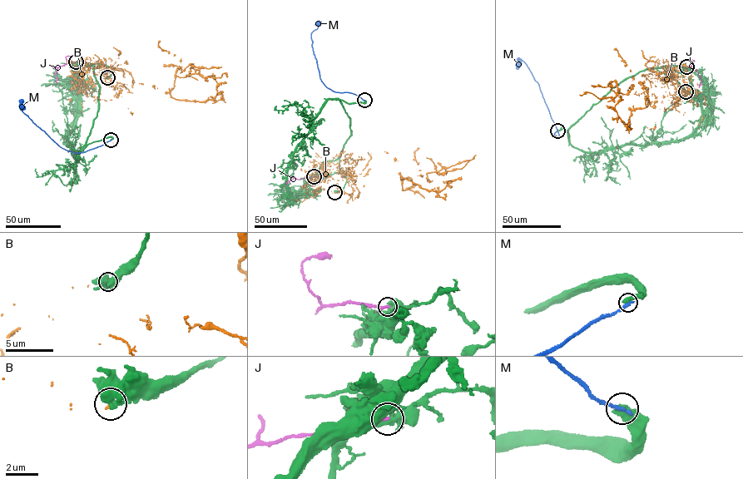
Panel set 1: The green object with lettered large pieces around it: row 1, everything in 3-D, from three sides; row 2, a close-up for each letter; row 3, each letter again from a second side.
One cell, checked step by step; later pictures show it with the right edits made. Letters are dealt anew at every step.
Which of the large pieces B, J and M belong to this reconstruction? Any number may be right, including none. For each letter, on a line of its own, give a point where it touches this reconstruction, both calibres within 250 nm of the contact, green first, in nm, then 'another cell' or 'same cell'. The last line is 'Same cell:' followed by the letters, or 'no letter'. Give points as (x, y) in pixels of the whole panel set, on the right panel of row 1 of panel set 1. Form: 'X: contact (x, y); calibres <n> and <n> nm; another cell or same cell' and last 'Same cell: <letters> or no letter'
B: contact (686, 91); calibres 800 and 130 nm; another cell
J: contact (686, 66); calibres 400 and 240 nm; another cell
M: contact (557, 130); calibres 500 and 280 nm; another cell
Same cell: no letter

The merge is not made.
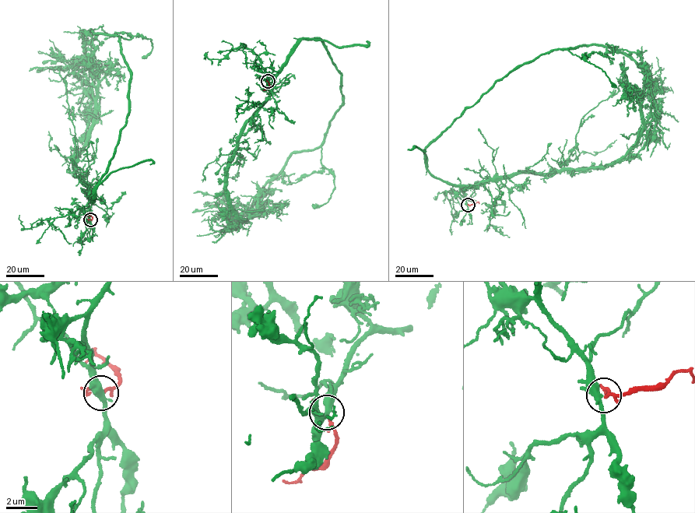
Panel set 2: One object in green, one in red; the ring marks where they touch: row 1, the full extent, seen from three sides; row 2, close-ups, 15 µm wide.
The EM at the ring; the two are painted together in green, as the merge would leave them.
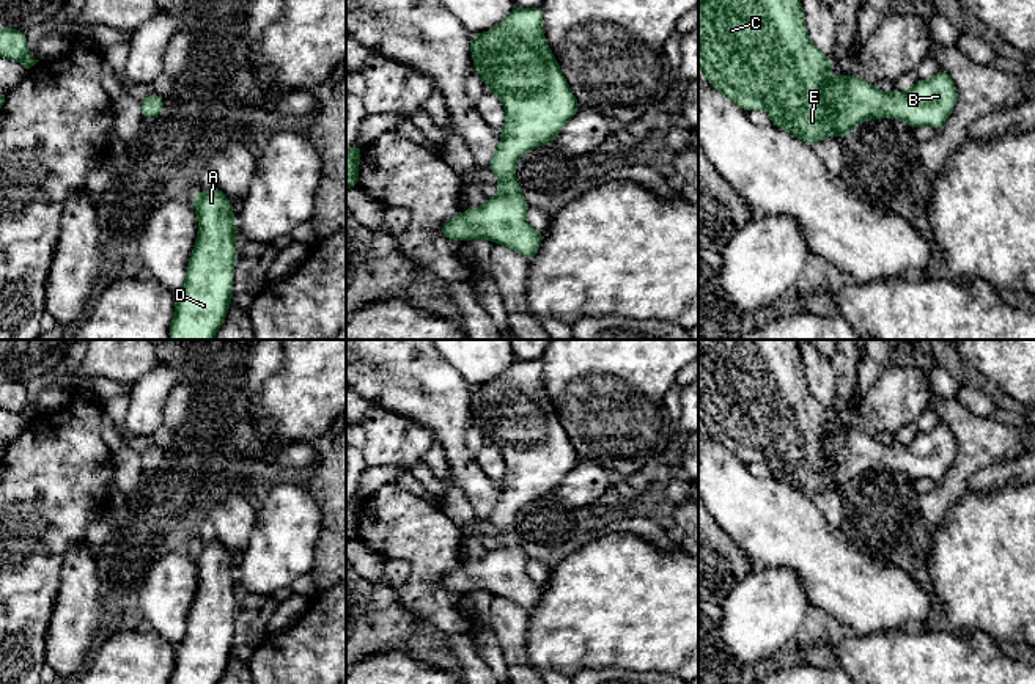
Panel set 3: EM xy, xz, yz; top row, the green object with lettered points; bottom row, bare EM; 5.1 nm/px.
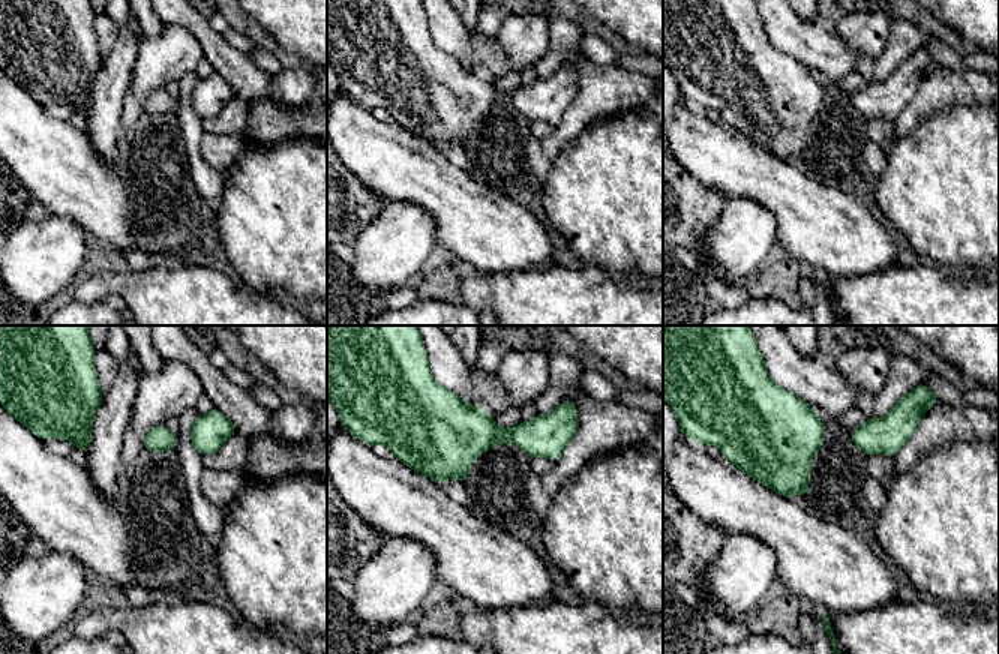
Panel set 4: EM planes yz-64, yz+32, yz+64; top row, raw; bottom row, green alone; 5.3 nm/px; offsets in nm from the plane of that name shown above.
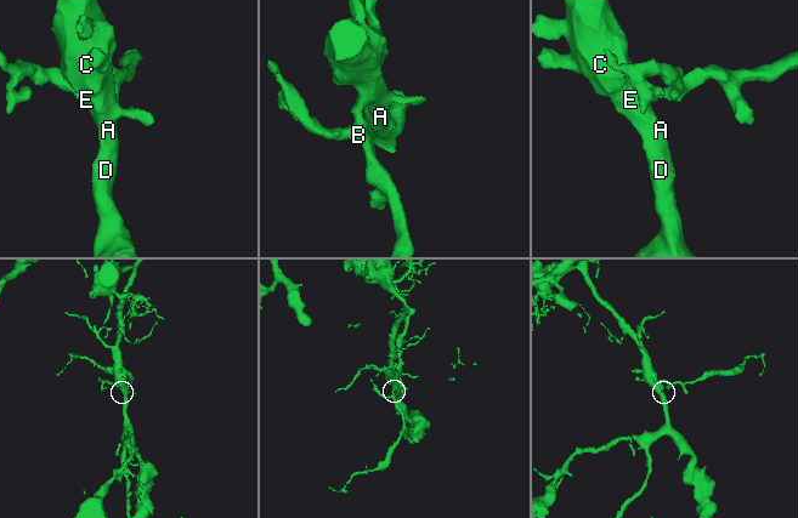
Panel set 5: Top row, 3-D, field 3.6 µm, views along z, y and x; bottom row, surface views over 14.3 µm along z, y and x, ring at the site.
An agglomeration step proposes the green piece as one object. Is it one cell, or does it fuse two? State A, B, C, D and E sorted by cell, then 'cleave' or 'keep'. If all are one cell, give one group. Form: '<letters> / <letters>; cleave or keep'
A B C D E; keep

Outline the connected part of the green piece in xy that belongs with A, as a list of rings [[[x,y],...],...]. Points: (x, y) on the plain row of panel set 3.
[[[214,539],[195,546],[198,588],[187,616],[187,631],[175,646],[170,684],[217,684],[233,649],[238,587],[233,560]]]

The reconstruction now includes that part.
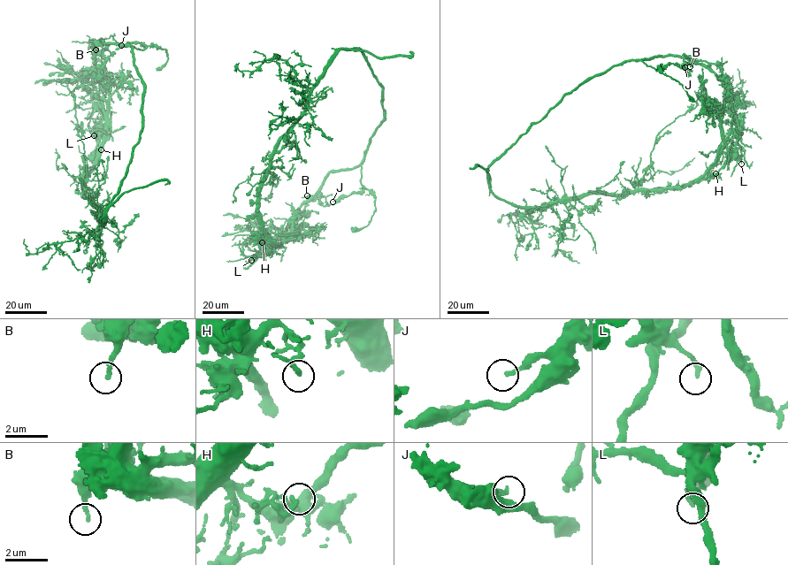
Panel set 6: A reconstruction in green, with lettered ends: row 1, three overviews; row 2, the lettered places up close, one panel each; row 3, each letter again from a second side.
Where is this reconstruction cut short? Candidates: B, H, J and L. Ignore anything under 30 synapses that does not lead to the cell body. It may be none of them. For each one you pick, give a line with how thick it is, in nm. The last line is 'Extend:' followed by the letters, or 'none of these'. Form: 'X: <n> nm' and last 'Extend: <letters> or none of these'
L: 200 nm
Extend: L

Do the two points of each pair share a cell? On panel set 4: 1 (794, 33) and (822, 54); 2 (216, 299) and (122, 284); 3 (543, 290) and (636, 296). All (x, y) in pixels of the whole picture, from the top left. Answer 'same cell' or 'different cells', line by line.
1: same cell
2: same cell
3: same cell

